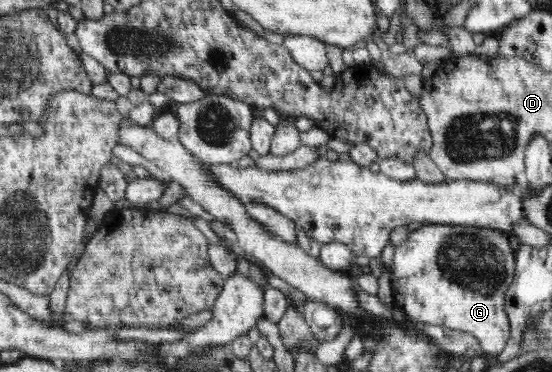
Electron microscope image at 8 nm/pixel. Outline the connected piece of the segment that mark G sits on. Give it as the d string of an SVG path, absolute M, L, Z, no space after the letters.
M424 224L409 233L409 237L397 246L394 251L393 265L391 268L391 284L394 291L395 304L402 312L417 322L429 325L441 325L449 327L449 329L457 329L457 331L467 331L479 340L481 348L487 354L499 354L507 346L507 341L510 339L511 326L509 325L509 317L506 313L506 294L507 289L510 289L514 281L514 272L516 268L516 251L509 244L507 234L500 230L493 230L475 226L465 225L439 225L439 224Z

